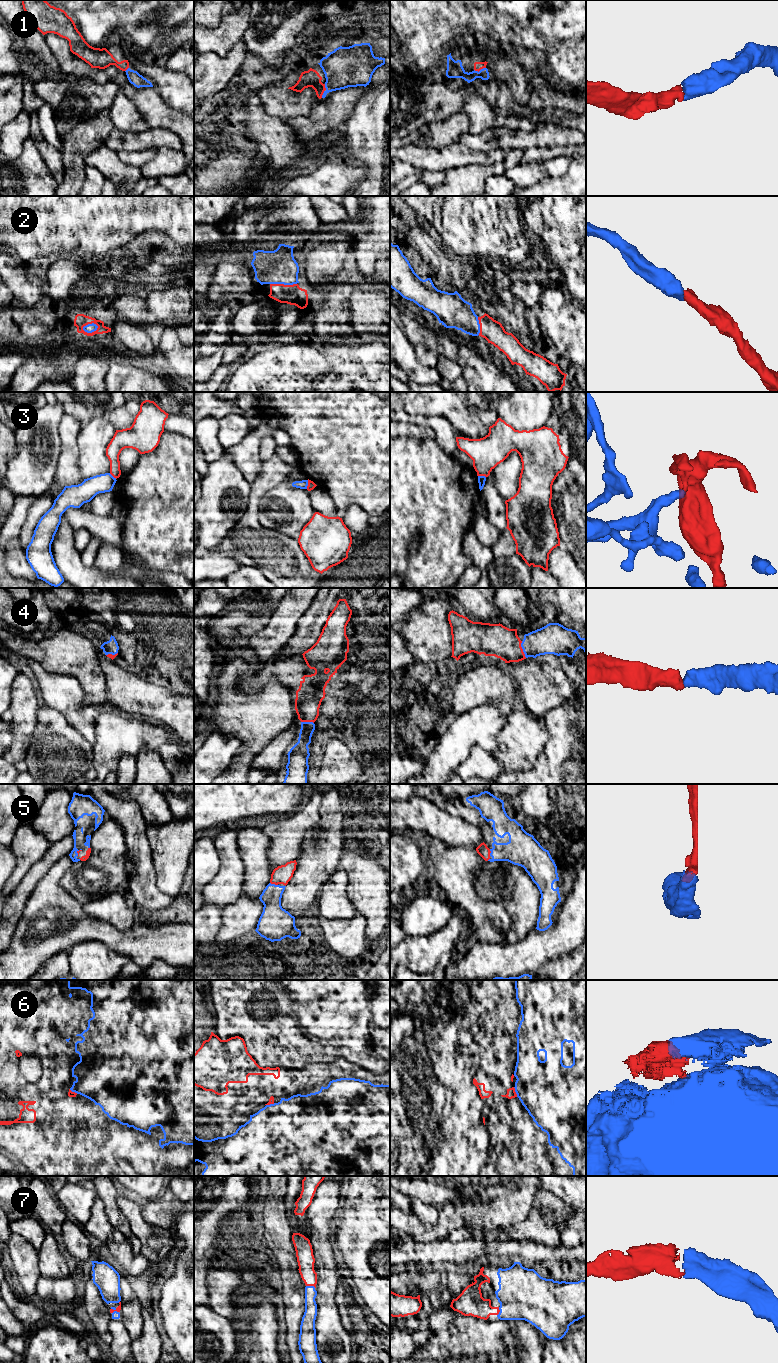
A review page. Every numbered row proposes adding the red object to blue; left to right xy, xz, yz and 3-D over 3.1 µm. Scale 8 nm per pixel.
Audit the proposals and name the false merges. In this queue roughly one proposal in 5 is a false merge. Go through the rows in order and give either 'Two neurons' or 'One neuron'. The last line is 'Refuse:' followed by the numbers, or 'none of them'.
1: One neuron
2: One neuron
3: Two neurons
4: One neuron
5: One neuron
6: One neuron
7: One neuron
Refuse: 3

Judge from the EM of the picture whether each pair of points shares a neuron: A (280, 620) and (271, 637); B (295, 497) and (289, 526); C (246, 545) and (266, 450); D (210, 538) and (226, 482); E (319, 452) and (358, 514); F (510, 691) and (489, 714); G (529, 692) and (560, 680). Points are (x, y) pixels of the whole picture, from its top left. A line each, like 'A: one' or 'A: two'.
A: one
B: one
C: two
D: one
E: two
F: two
G: one

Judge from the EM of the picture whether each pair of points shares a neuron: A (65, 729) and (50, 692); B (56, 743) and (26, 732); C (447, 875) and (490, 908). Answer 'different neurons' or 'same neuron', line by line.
A: different neurons
B: different neurons
C: same neuron

